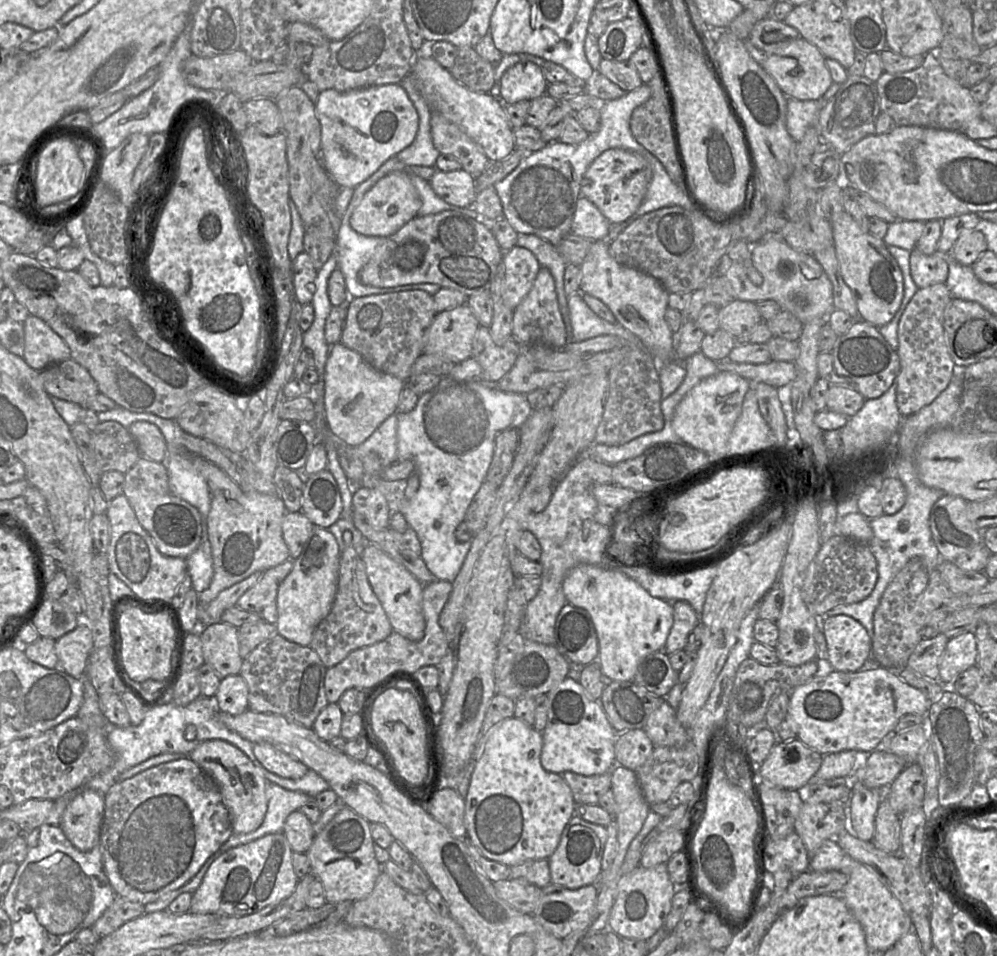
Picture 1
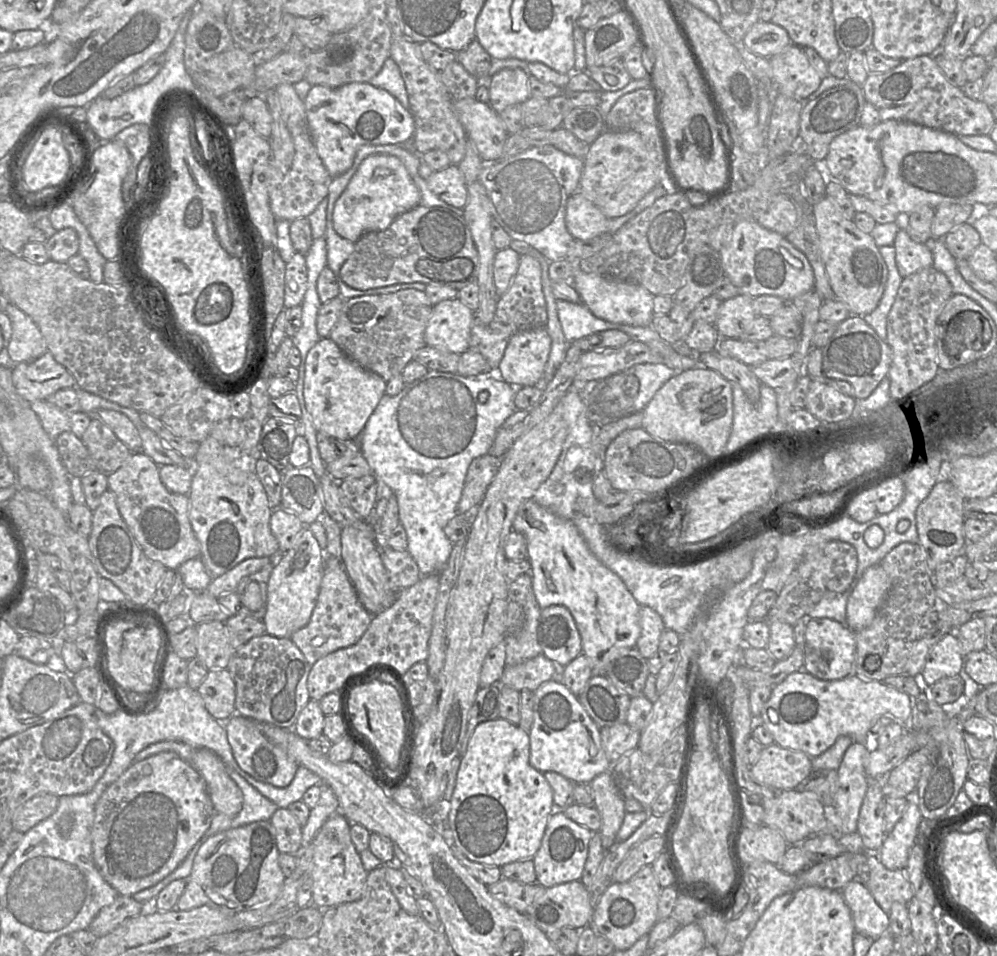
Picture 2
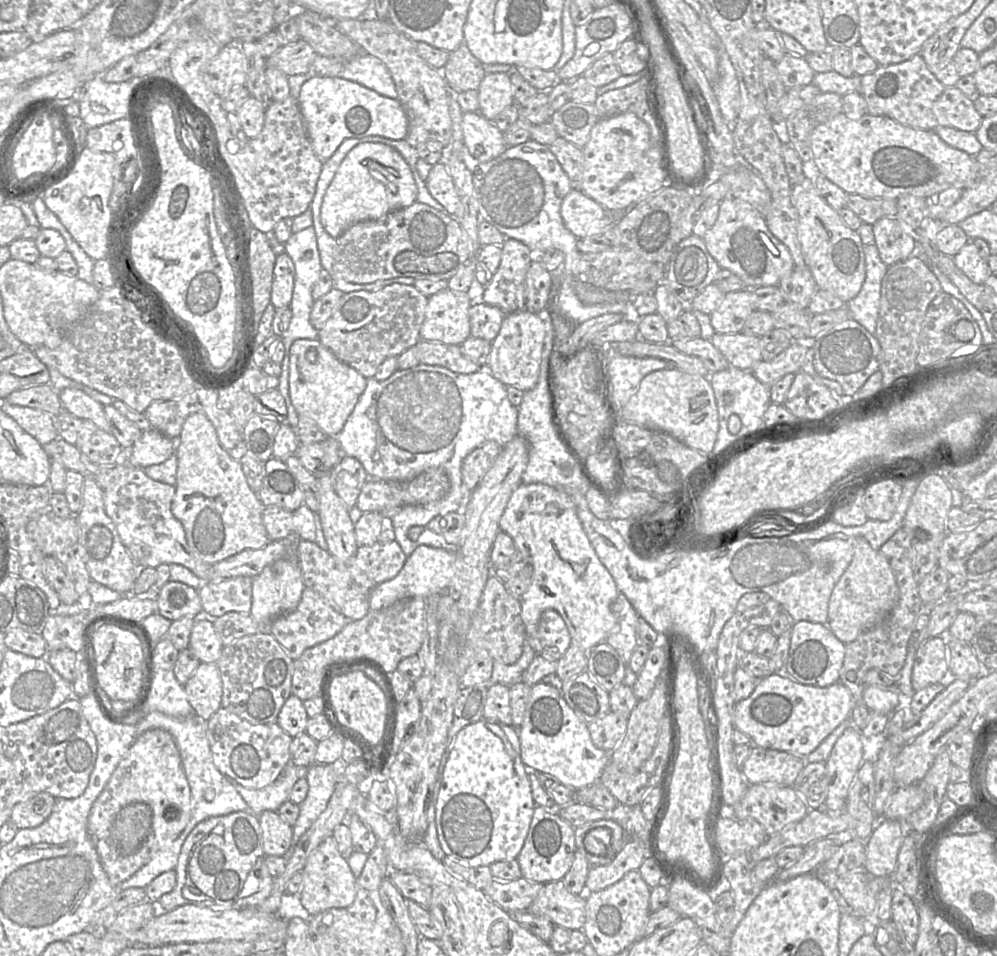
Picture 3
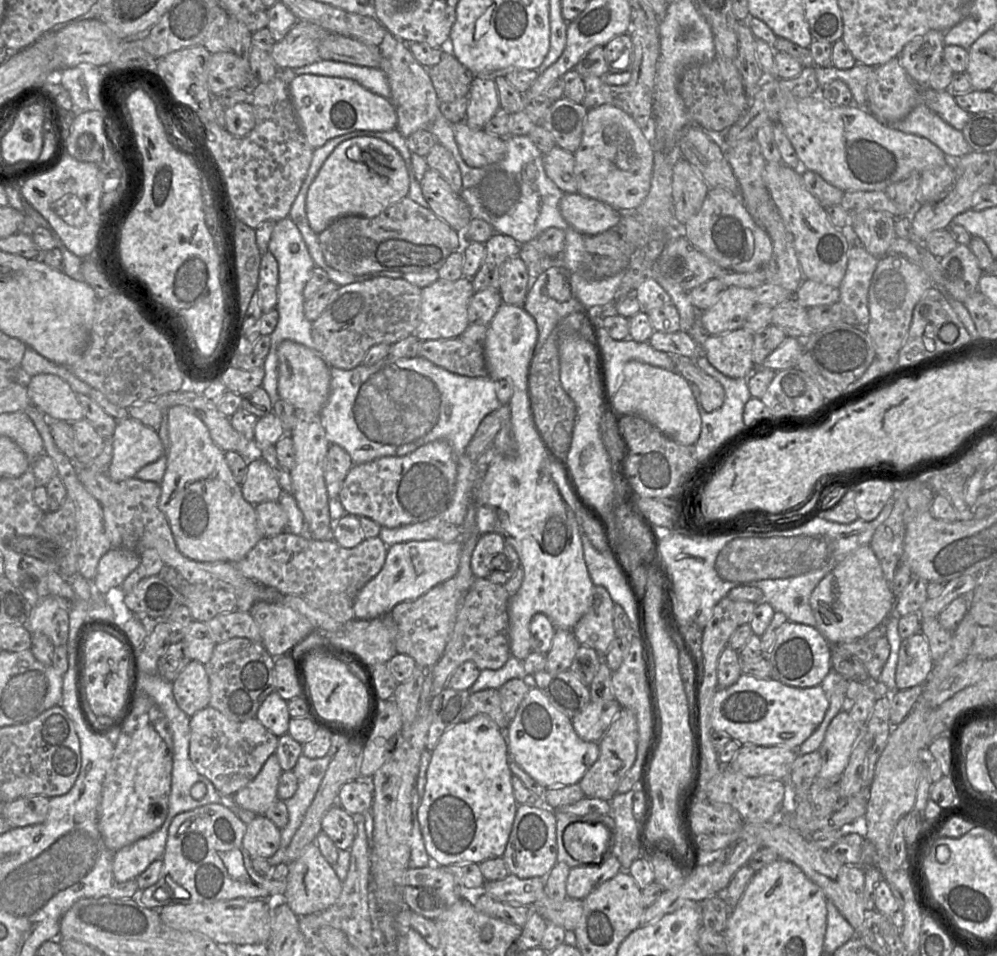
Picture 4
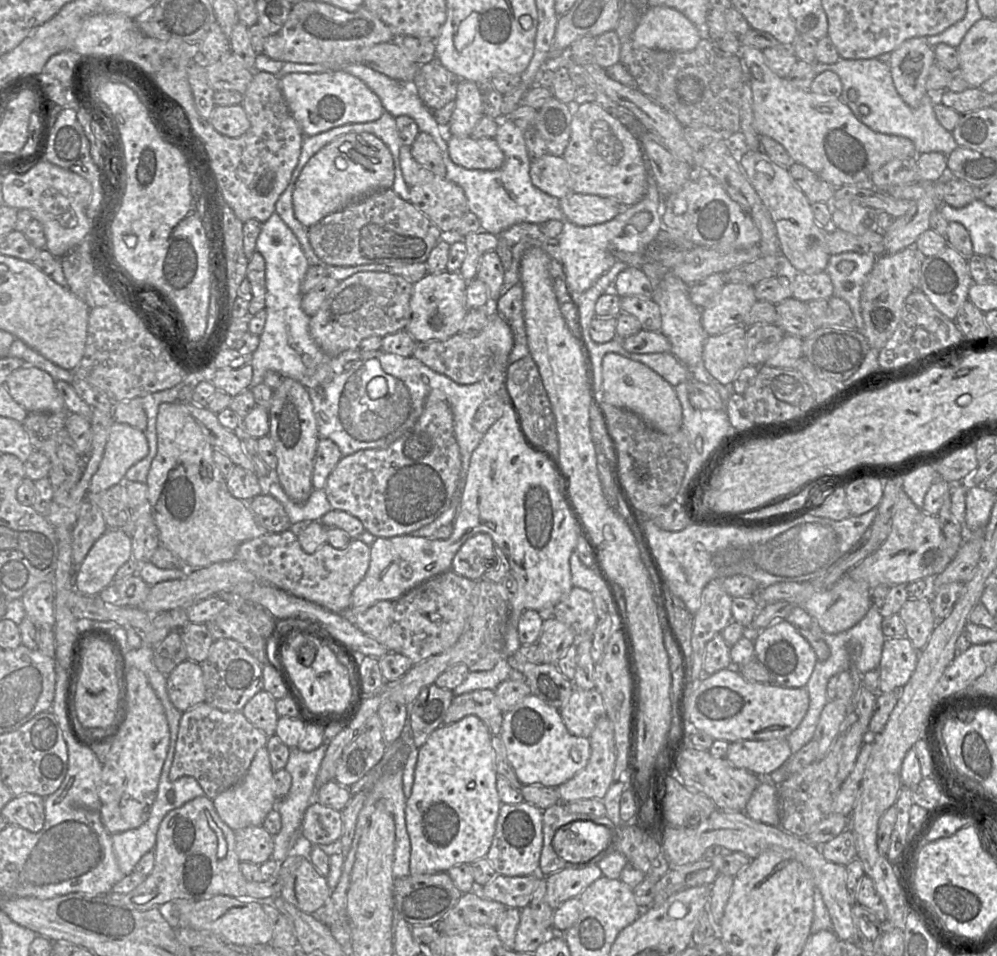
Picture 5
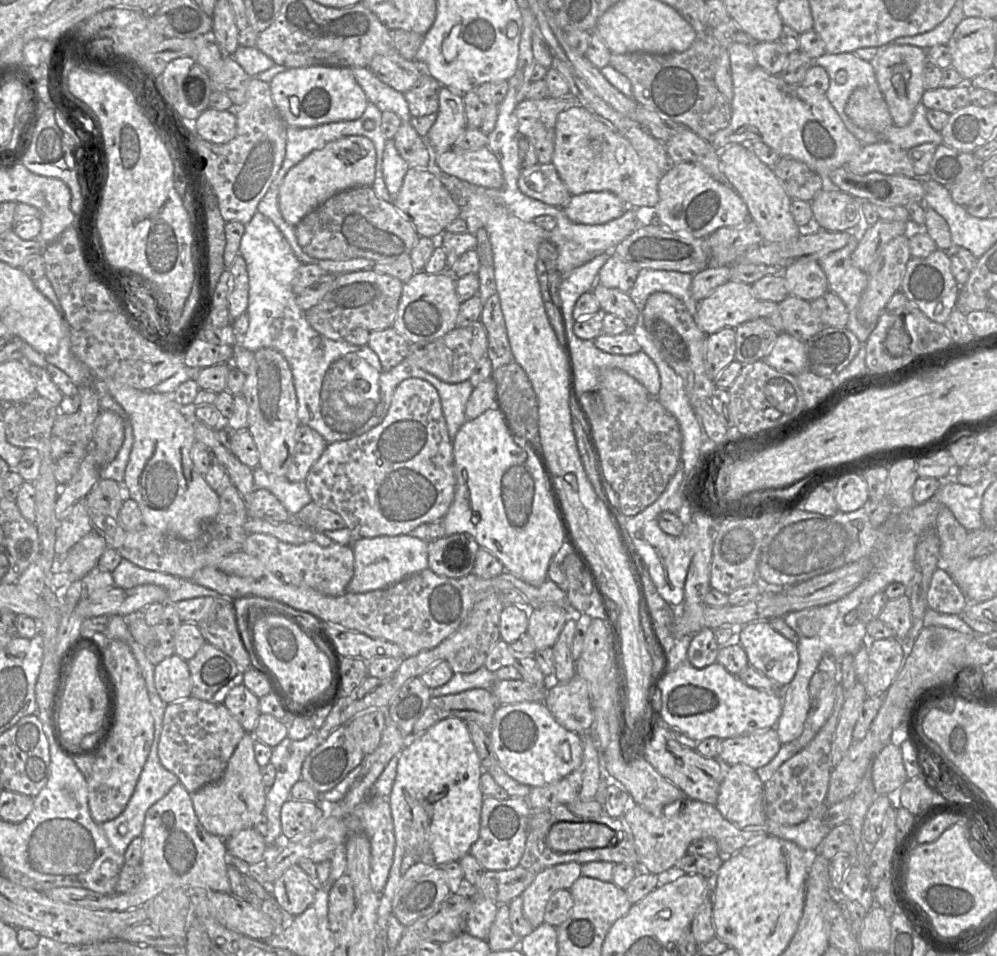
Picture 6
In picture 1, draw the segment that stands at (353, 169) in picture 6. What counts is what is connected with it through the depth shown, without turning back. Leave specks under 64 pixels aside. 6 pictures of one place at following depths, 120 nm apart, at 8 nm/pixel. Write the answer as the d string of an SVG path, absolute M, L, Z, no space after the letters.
M393 171L378 180L363 196L349 216L349 224L365 236L388 237L418 215L421 199L408 174Z

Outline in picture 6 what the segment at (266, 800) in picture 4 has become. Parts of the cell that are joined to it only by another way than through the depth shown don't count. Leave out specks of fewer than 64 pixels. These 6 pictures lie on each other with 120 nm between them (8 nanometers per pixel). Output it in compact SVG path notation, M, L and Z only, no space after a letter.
M252 733L238 743L222 777L190 793L194 811L207 832L227 840L241 830L251 829L263 814L268 788L263 784L260 766L255 759Z

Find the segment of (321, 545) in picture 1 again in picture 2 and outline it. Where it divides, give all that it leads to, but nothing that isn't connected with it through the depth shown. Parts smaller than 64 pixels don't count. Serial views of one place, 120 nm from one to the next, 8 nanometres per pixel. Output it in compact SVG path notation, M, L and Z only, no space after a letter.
M304 529L295 544L285 553L276 556L275 566L267 588L266 614L263 621L266 634L278 638L291 638L310 621L317 602L324 575L326 553L312 532Z

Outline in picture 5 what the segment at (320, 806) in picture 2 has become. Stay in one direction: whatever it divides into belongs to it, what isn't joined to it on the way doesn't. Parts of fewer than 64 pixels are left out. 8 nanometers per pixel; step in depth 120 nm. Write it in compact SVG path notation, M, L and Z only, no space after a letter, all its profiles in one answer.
M323 743L317 749L309 752L302 751L298 747L290 748L289 759L284 769L287 770L291 775L291 788L284 798L278 800L275 808L281 816L282 824L279 833L274 835L274 849L270 857L270 859L276 862L282 862L291 852L294 838L299 832L307 807L311 803L317 803L314 801L315 781L326 753L326 747L326 743Z

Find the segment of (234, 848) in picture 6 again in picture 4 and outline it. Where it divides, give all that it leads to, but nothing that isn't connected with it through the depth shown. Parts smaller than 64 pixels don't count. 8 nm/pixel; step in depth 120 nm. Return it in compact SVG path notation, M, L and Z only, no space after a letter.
M257 815L247 823L243 837L243 847L251 858L265 859L273 856L280 846L281 829L266 815Z

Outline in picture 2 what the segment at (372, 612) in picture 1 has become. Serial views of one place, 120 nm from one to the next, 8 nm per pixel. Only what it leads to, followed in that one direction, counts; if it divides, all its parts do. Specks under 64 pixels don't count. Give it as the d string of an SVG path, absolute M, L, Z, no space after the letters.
M326 556L324 575L310 621L290 639L313 665L328 654L357 643L368 629L373 616L361 603L341 558Z

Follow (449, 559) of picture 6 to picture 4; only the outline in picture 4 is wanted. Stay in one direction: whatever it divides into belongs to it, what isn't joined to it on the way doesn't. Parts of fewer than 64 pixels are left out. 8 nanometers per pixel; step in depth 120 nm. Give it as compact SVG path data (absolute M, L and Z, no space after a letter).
M495 532L485 533L479 537L471 556L471 570L475 578L487 578L495 569L507 569L505 542L504 537Z

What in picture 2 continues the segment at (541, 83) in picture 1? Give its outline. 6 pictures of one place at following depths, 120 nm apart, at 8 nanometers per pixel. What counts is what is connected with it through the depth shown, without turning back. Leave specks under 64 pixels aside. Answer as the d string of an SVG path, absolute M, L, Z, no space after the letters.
M505 68L488 78L489 105L500 114L514 104L522 104L530 96L530 74L520 68Z

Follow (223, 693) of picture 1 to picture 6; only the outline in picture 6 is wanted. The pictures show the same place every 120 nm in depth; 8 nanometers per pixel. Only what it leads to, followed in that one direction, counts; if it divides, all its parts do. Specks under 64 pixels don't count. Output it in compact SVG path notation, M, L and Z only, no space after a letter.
M174 654L154 666L154 683L161 699L167 704L191 696L188 663Z

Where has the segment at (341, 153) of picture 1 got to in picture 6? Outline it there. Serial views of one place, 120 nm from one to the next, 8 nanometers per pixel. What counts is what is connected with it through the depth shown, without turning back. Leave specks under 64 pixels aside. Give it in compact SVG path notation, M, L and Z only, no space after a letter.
M293 67L276 74L269 83L275 106L288 126L314 127L359 119L369 101L349 67Z

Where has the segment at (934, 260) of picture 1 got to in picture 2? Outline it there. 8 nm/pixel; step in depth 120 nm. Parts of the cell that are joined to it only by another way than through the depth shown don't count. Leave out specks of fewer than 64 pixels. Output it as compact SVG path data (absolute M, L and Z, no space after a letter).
M905 228L897 232L892 245L896 252L896 264L902 278L921 269L933 267L933 253L922 243L910 238Z

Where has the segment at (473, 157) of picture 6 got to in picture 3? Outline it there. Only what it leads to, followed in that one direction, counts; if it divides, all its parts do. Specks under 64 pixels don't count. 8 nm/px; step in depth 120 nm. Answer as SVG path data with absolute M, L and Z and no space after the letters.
M479 112L464 113L462 130L464 145L478 161L491 161L507 148L504 133Z

